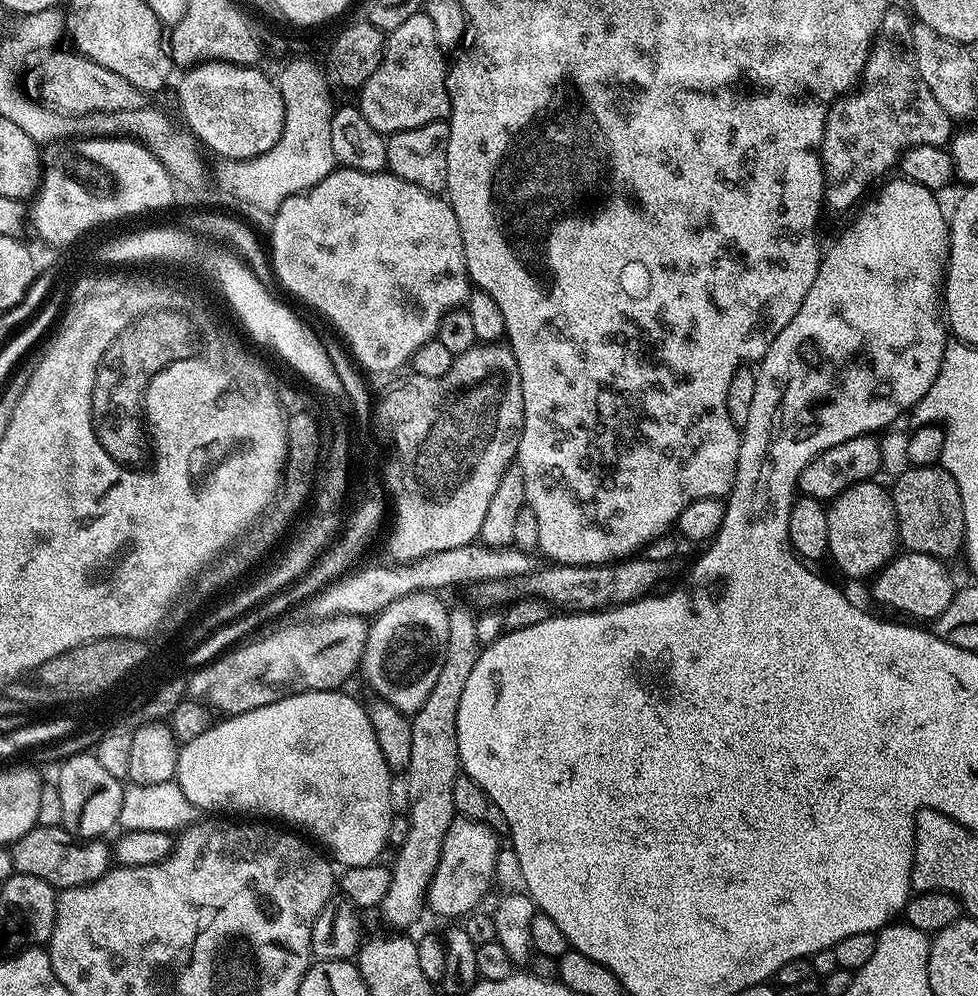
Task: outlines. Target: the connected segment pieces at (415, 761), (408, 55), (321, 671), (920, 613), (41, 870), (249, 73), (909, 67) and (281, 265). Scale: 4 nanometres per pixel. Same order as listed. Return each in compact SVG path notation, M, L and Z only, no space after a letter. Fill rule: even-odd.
M452 604L448 609L448 621L450 622L450 639L446 642L446 658L442 662L442 671L438 674L438 682L434 682L434 686L430 690L429 696L426 698L426 702L422 702L422 706L417 712L411 713L410 719L412 724L412 735L411 735L411 751L410 751L410 762L406 769L406 776L408 776L408 809L406 809L406 815L410 822L410 831L406 834L406 842L399 845L395 849L396 861L390 864L390 871L392 877L390 878L390 890L386 890L386 898L382 905L382 913L398 928L398 930L408 930L408 927L415 922L420 916L420 911L425 911L426 908L426 897L428 894L428 888L432 884L432 879L436 873L436 867L440 861L440 855L442 854L442 842L446 842L446 830L450 830L452 821L457 819L457 812L454 806L454 788L455 780L462 774L460 767L460 755L458 754L458 734L456 733L456 719L458 718L458 702L462 702L462 690L466 690L466 682L470 678L470 674L474 670L474 662L478 662L480 657L480 649L482 647L481 642L478 638L478 626L476 625L477 613L471 612L464 604Z
M422 10L406 18L406 22L402 22L402 26L398 26L393 32L387 33L382 62L358 92L358 107L366 122L370 122L370 126L374 126L374 130L382 134L391 134L414 130L435 120L447 120L452 115L452 103L446 86L448 64L444 60L444 52L445 49L434 34L434 22L430 22L430 18Z
M340 616L333 620L307 623L294 628L284 628L281 632L274 632L262 640L253 639L241 643L225 652L223 656L216 657L211 664L196 668L188 676L187 695L213 713L224 712L220 714L229 717L258 710L258 706L270 706L294 694L343 689L344 683L358 672L358 667L363 661L369 625L357 616Z
M905 551L889 560L876 573L871 581L871 584L873 583L872 596L882 607L901 612L904 615L901 617L911 618L916 622L924 622L920 620L934 622L942 614L942 610L950 606L954 595L952 576L948 573L948 567L945 561L937 560L934 556ZM908 616L913 616L913 618Z
M37 826L31 828L22 838L11 845L10 851L14 858L17 872L34 874L34 878L42 878L42 882L50 882L57 890L86 886L102 878L113 867L114 852L111 847L104 845L103 839L80 840L71 836L63 828L46 828Z
M201 62L185 71L176 96L180 99L180 112L187 131L196 137L205 149L217 152L224 160L253 160L258 154L266 154L278 142L284 125L284 103L275 79L256 66Z
M888 38L877 39L868 54L859 88L853 94L837 100L828 111L824 141L821 142L819 151L820 158L824 161L824 198L827 207L837 208L840 212L846 211L856 199L859 201L865 195L863 192L872 183L875 185L881 178L887 177L891 168L893 171L901 153L907 148L923 144L947 145L954 135L952 124L953 117L940 105L938 98L930 94L930 86L920 80L916 65L909 59L905 49L903 52L900 45Z
M343 166L337 167L326 178L322 178L322 182L315 184L309 192L299 192L286 198L286 202L282 202L282 206L276 209L271 220L270 257L279 287L285 288L290 295L297 296L302 303L309 304L314 311L321 312L340 331L340 336L344 339L343 347L365 373L396 372L403 364L405 367L419 348L437 339L440 323L445 315L457 311L469 299L470 281L466 270L466 254L462 246L458 218L451 204L443 195L422 190L422 186L414 186L414 182L406 182L387 170L363 172Z

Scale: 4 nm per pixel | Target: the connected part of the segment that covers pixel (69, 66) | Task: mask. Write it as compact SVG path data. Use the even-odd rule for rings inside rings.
M75 50L56 51L41 55L41 60L22 76L23 94L47 112L77 117L93 116L96 112L133 112L146 107L146 93L136 86L130 86L130 82L114 74L114 70L98 66L98 62L81 56Z

